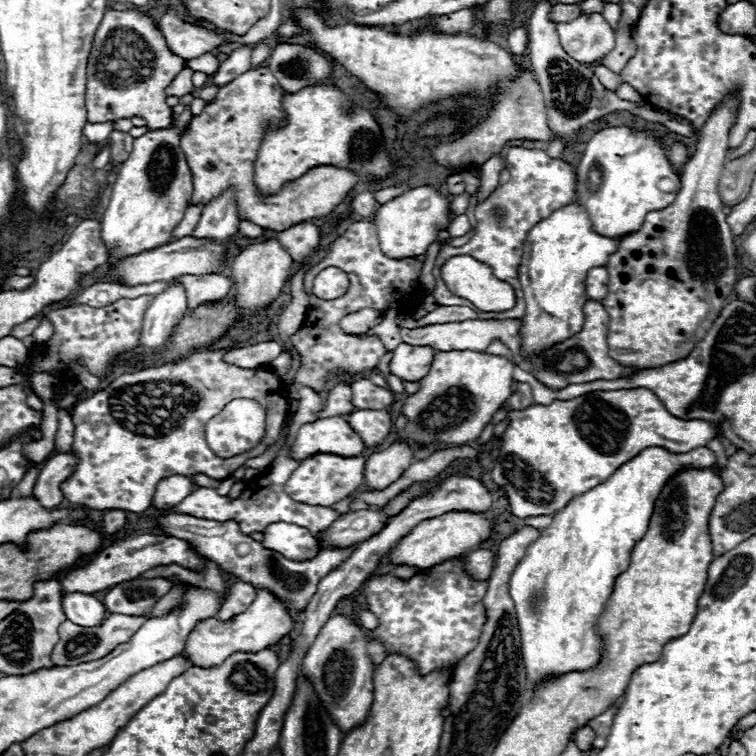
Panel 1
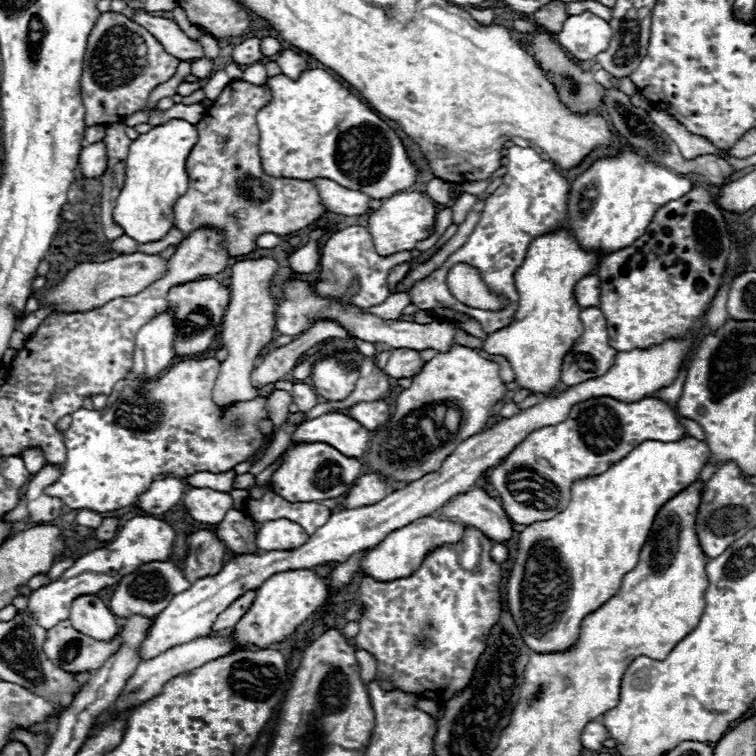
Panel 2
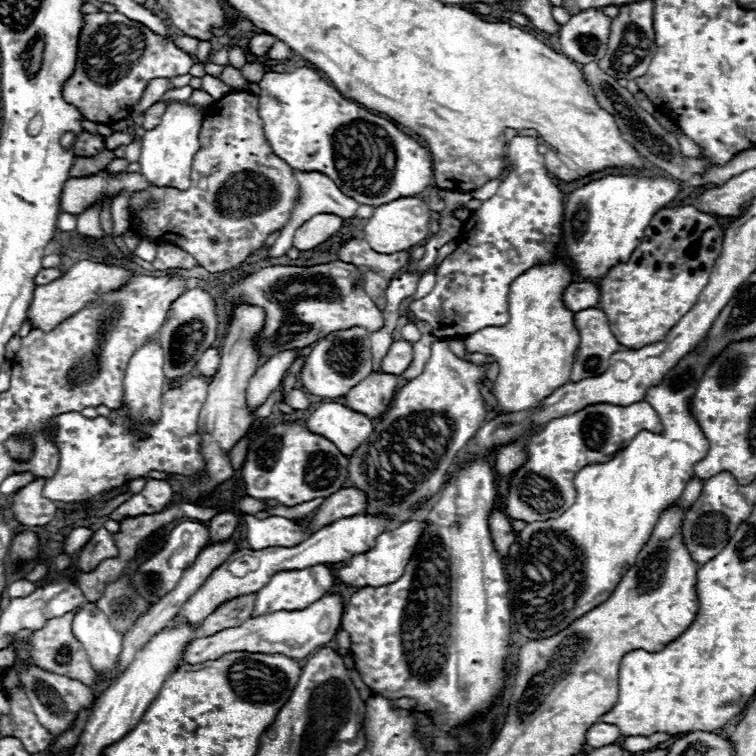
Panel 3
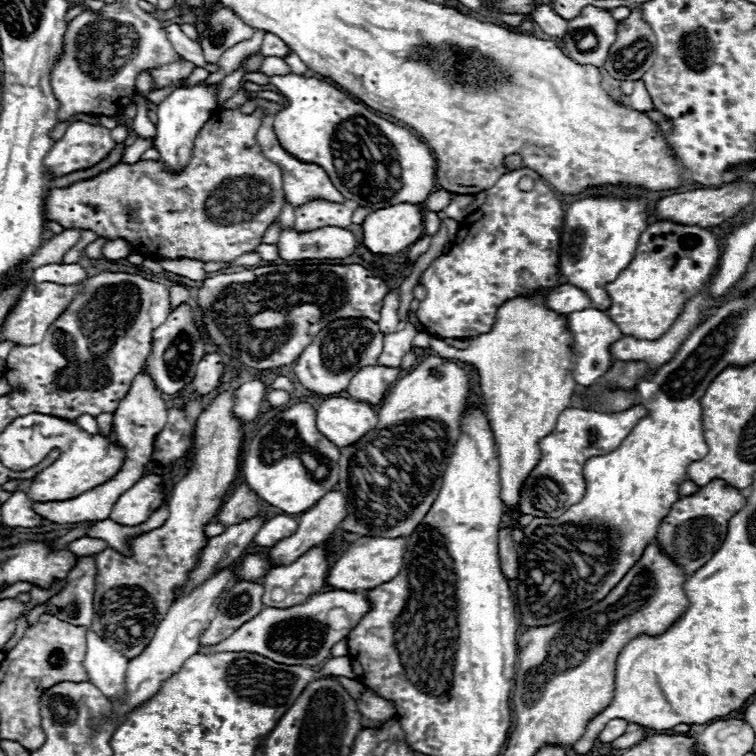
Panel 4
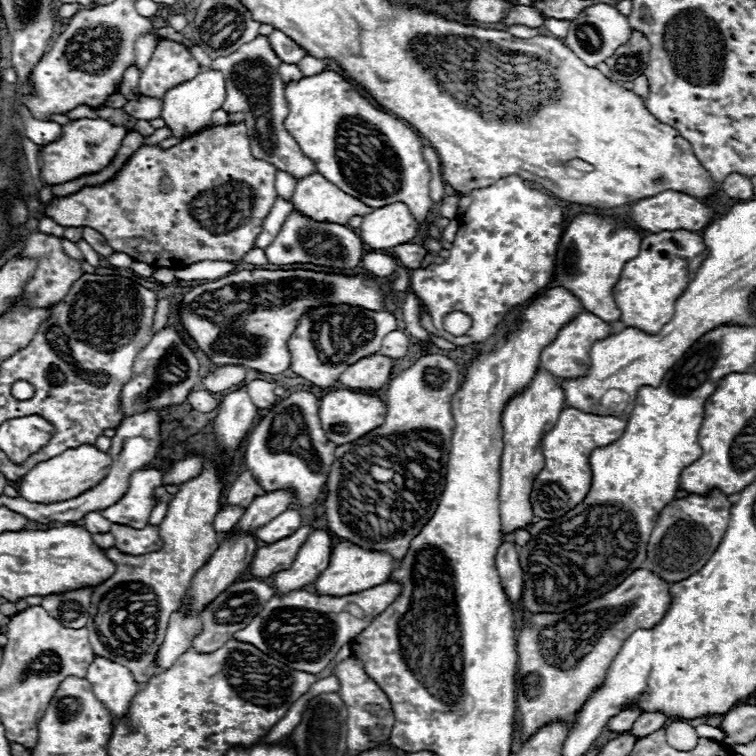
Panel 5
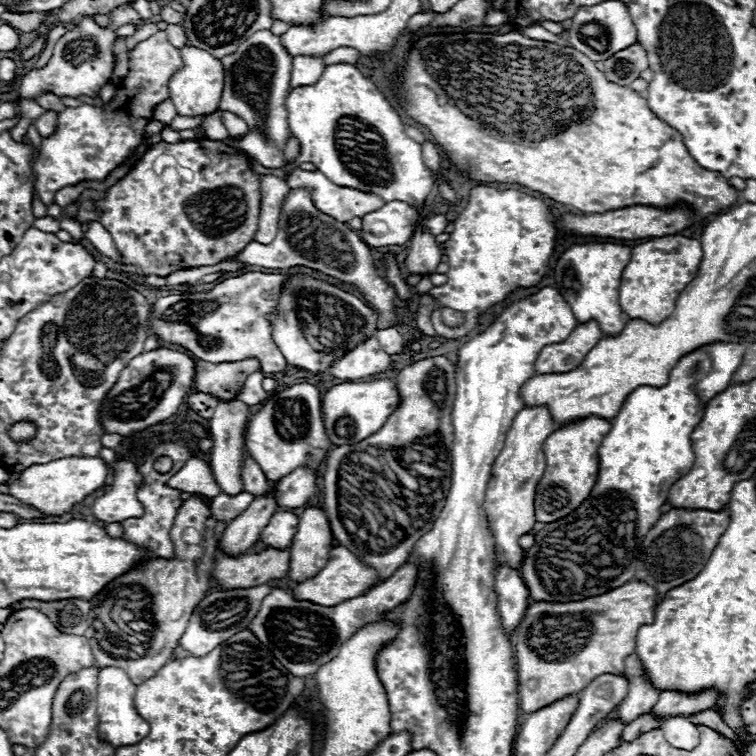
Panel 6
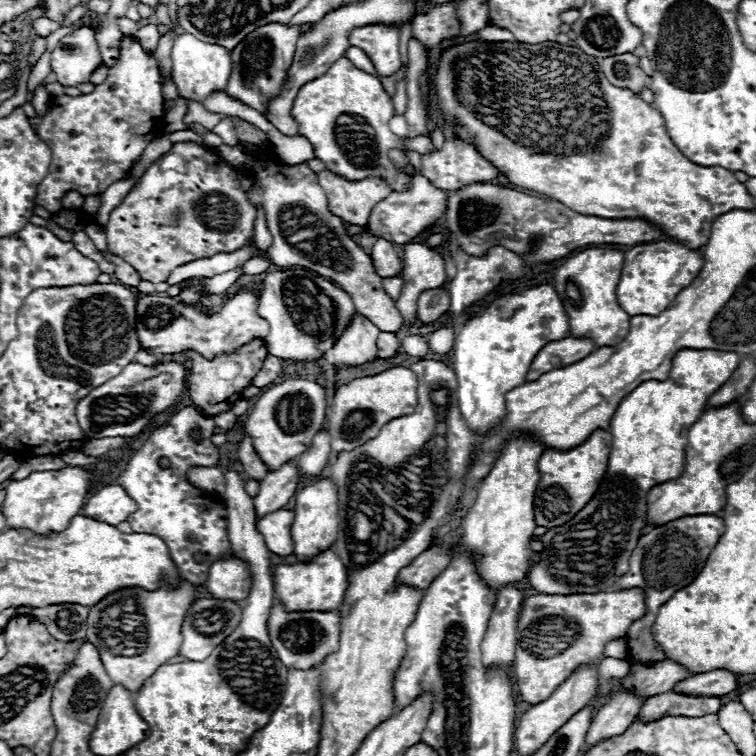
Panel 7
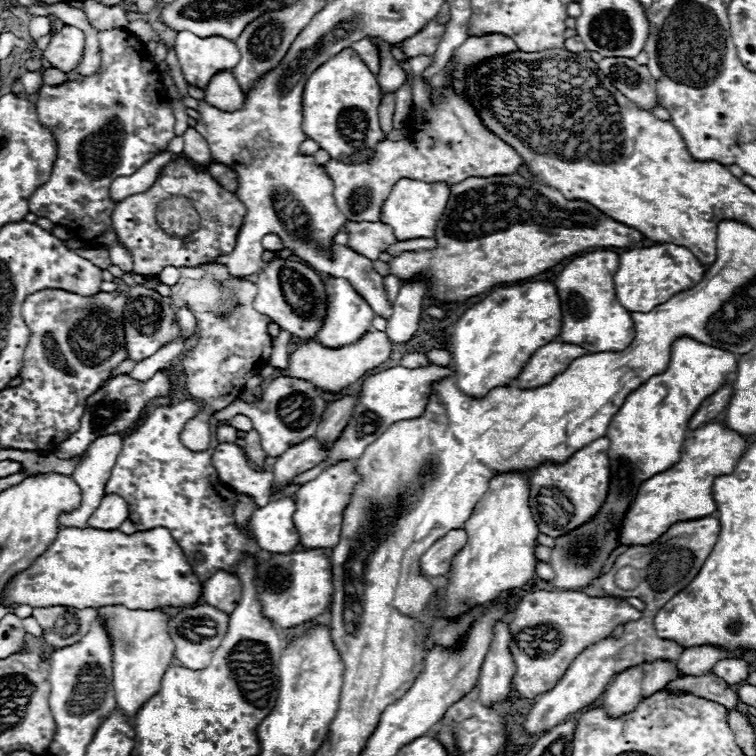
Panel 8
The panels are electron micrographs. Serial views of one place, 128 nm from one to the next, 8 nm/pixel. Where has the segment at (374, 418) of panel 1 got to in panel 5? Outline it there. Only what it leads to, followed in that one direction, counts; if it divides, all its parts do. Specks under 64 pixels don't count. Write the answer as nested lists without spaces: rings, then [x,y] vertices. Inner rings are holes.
[[[374,354],[348,366],[348,370],[340,376],[340,382],[350,390],[378,392],[390,380],[390,372],[392,372],[392,360]]]

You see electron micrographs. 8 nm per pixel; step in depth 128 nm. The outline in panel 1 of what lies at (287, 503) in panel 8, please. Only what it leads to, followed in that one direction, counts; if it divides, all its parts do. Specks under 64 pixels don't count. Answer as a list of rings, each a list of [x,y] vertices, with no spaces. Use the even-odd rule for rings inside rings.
[[[276,522],[268,526],[262,544],[296,562],[312,560],[320,552],[318,540],[306,528],[288,522]]]

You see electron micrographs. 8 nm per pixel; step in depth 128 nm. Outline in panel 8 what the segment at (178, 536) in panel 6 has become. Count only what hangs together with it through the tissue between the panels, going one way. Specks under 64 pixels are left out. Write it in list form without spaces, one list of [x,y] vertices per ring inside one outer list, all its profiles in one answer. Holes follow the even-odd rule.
[[[102,606],[96,614],[104,618],[112,640],[112,684],[118,706],[132,718],[136,710],[160,690],[164,670],[174,658],[174,642],[168,634],[170,616],[164,608],[132,610],[126,606]]]

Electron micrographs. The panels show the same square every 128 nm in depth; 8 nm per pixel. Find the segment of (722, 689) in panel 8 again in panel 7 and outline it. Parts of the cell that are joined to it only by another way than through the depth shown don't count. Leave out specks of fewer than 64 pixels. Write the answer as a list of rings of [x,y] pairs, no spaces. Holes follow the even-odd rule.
[[[664,692],[642,704],[642,708],[638,712],[638,720],[648,724],[648,722],[656,722],[664,716],[698,718],[698,716],[706,716],[706,714],[716,714],[716,710],[720,710],[720,708],[722,708],[722,702],[716,696],[696,698],[696,696]]]

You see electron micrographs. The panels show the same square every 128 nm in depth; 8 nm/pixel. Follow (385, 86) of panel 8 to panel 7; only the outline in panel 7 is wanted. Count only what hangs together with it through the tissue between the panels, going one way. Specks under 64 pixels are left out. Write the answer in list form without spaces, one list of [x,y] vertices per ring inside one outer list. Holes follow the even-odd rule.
[[[368,24],[354,28],[348,36],[348,42],[350,46],[358,46],[366,52],[366,56],[372,60],[380,76],[390,76],[400,68],[398,38],[400,38],[398,26]]]

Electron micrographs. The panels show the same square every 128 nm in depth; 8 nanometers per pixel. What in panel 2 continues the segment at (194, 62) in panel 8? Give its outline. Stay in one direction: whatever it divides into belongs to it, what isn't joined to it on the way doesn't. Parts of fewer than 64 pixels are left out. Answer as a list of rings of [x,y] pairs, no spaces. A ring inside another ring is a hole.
[[[170,120],[140,134],[126,158],[124,186],[112,210],[114,222],[138,244],[162,240],[174,228],[174,204],[188,190],[186,156],[198,140],[196,126],[186,120]]]

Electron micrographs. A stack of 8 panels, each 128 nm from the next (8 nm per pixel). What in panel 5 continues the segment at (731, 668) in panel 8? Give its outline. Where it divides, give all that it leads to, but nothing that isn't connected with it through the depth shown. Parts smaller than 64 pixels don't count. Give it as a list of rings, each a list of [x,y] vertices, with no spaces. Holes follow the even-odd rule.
[[[658,712],[642,714],[642,716],[632,724],[632,728],[630,728],[628,732],[638,740],[638,738],[644,738],[644,736],[652,734],[654,730],[662,728],[664,724],[666,724],[666,716],[664,716],[664,714],[658,714]]]

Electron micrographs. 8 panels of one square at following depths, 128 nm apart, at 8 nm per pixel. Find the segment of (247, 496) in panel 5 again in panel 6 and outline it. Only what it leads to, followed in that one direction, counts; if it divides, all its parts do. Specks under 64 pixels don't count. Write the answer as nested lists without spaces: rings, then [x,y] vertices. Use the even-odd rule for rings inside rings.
[[[246,456],[242,464],[242,490],[250,492],[252,496],[264,496],[268,488],[270,488],[270,482],[266,480],[260,466],[252,462],[250,456]]]

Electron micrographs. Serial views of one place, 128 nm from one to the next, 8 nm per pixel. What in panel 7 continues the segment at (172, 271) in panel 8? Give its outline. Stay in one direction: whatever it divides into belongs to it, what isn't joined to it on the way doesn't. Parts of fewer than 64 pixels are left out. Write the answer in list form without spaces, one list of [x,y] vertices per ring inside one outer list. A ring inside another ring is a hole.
[[[262,150],[256,152],[256,166],[254,166],[254,178],[264,186],[264,190],[256,192],[250,190],[250,202],[262,204],[266,210],[266,220],[284,220],[282,226],[272,226],[272,246],[266,250],[254,248],[254,246],[244,246],[236,252],[222,252],[212,258],[202,258],[196,262],[188,262],[184,266],[178,266],[170,276],[168,284],[178,284],[186,278],[212,278],[216,274],[228,272],[238,268],[242,262],[250,258],[270,258],[272,264],[276,266],[306,266],[320,276],[336,282],[342,290],[346,290],[356,304],[356,310],[368,318],[376,328],[382,332],[398,332],[402,328],[402,314],[396,308],[396,302],[386,294],[382,288],[382,278],[376,274],[372,266],[370,254],[366,254],[348,234],[346,234],[346,224],[334,216],[326,208],[326,194],[318,184],[318,176],[308,168],[308,164],[298,164],[298,166],[286,166]]]

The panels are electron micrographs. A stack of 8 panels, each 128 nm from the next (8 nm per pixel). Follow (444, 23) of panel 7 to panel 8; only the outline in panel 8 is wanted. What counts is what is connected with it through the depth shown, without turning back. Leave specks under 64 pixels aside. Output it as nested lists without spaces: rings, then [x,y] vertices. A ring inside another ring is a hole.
[[[432,18],[420,32],[416,32],[414,36],[406,38],[402,42],[402,50],[408,58],[412,56],[432,56],[442,40],[442,34],[446,32],[446,24],[438,24],[436,18]]]

